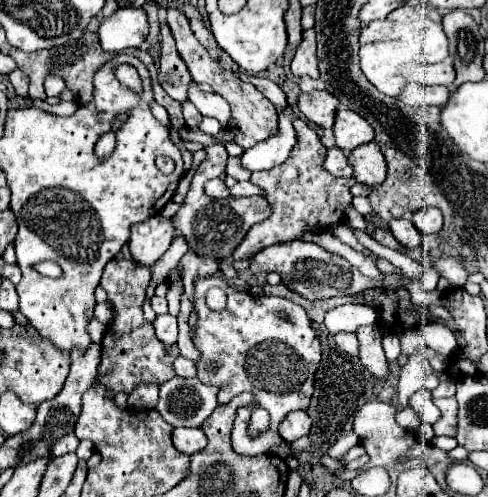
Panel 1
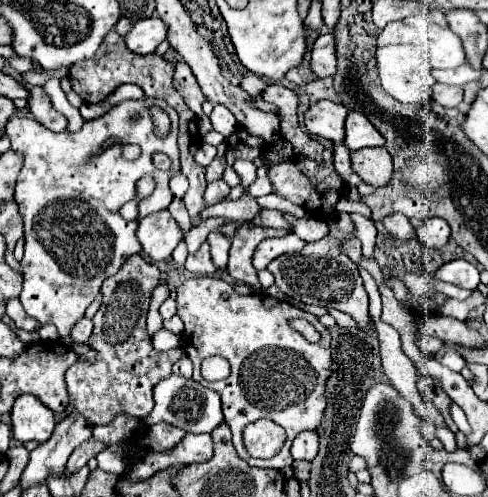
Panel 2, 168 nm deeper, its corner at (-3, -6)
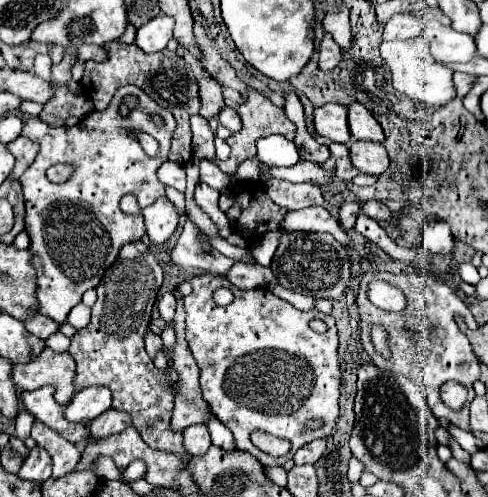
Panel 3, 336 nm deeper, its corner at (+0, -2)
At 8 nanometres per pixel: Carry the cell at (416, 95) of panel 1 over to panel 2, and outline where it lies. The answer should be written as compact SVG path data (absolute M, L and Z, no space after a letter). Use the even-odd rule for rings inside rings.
M435 85L433 87L433 101L443 105L443 107L457 107L463 99L463 89L461 87L449 87L449 85Z

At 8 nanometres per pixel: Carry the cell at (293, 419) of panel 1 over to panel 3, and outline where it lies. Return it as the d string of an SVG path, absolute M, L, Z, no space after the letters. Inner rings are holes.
M318 439L316 443L308 443L308 445L304 445L304 449L298 449L294 455L294 463L296 465L306 465L306 463L314 465L324 455L324 451L326 451L326 441Z

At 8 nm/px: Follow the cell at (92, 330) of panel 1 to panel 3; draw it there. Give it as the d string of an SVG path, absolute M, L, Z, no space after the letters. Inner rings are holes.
M84 303L76 305L70 313L68 313L68 319L66 319L70 325L74 325L76 329L84 329L90 321L90 307L86 307Z

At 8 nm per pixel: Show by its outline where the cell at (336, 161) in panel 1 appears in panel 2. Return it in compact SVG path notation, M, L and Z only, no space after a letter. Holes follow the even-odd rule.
M341 143L335 145L333 149L333 163L335 163L335 171L339 173L339 177L347 183L347 185L357 185L361 179L355 175L355 171L351 169L351 151L347 147L343 147Z

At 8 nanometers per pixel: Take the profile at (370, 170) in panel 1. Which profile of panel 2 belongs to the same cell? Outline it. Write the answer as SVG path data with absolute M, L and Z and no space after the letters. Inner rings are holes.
M371 147L371 149L359 149L351 153L353 171L371 187L385 185L393 175L393 163L391 155L385 147Z

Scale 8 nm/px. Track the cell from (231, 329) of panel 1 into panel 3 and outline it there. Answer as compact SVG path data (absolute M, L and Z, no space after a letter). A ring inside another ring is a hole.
M200 275L192 279L192 293L184 297L186 307L186 339L194 353L194 359L200 367L200 387L204 401L210 405L212 413L232 431L236 439L236 447L254 455L262 465L284 465L294 453L312 443L314 439L326 439L340 415L338 399L340 399L340 361L338 361L338 331L334 325L334 317L312 311L300 311L288 301L276 297L266 287L242 291L234 287L226 277L218 275ZM220 287L228 287L234 293L234 301L226 307L216 305L212 293ZM310 319L322 319L328 325L326 333L314 333L308 327ZM318 417L324 419L324 427L320 431L304 431L308 419ZM254 429L262 429L276 437L284 437L292 441L292 451L284 457L270 457L252 445L250 433Z

